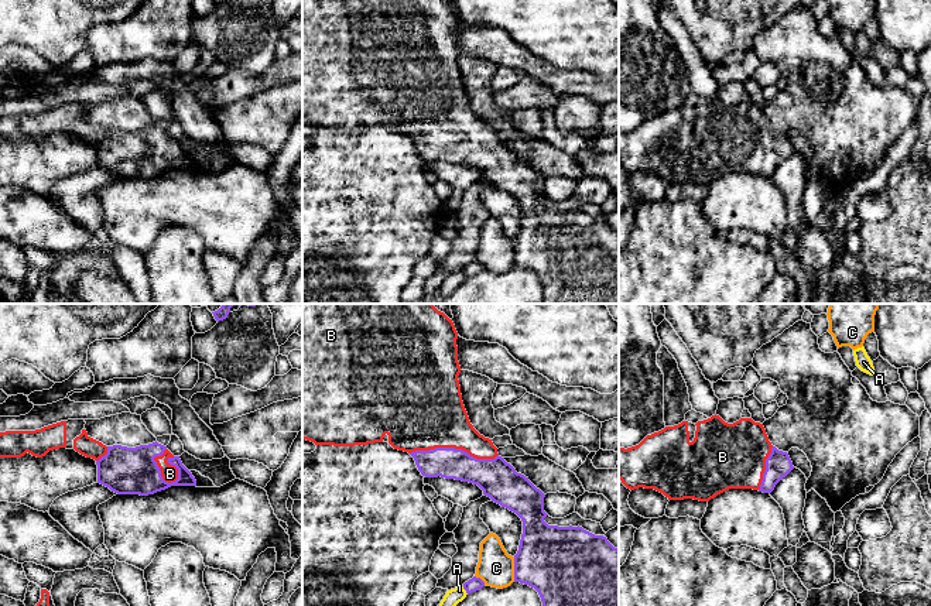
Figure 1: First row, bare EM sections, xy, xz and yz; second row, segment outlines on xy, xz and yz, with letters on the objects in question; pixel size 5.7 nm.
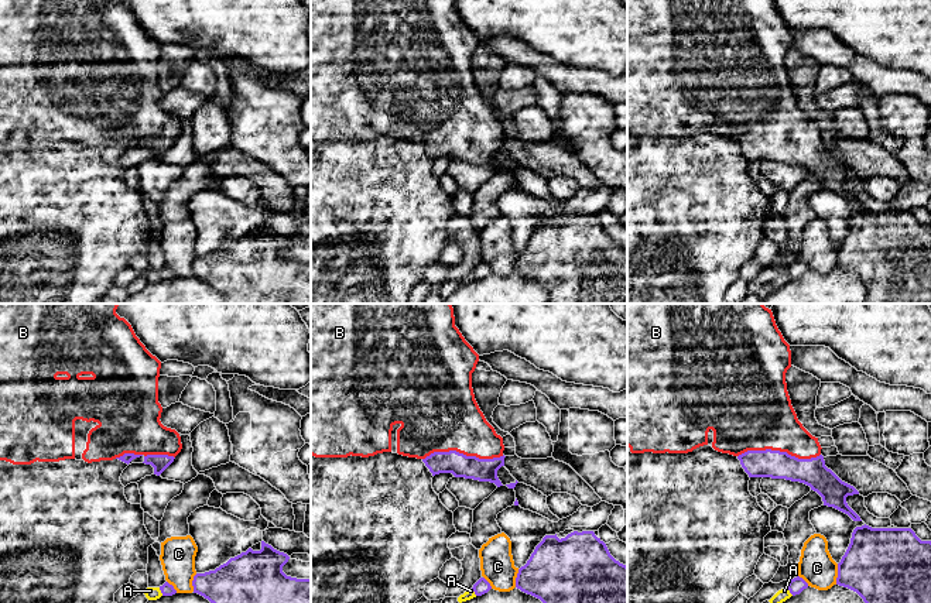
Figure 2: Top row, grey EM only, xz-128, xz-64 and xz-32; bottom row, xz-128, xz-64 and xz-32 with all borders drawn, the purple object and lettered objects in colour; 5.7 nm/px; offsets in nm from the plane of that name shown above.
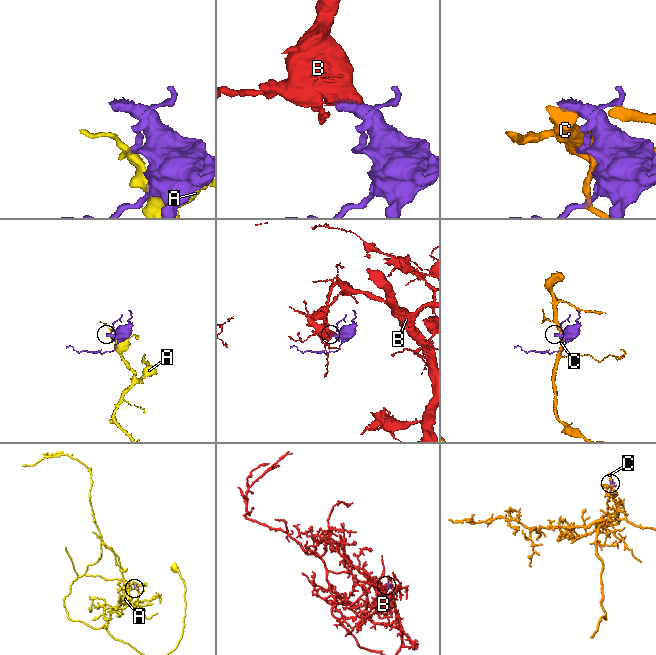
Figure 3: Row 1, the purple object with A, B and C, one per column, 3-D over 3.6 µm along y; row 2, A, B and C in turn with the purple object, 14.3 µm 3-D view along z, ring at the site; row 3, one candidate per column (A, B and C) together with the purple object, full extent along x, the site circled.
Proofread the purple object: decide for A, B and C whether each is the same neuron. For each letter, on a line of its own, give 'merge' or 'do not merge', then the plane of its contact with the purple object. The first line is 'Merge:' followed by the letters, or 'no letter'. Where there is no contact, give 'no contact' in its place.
Merge: B
A: do not merge; meets purple in xz
B: merge; meets purple in xz
C: do not merge; meets purple in xz

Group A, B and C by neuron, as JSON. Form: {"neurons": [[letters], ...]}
{"neurons": [["A"], ["B"], ["C"]]}

